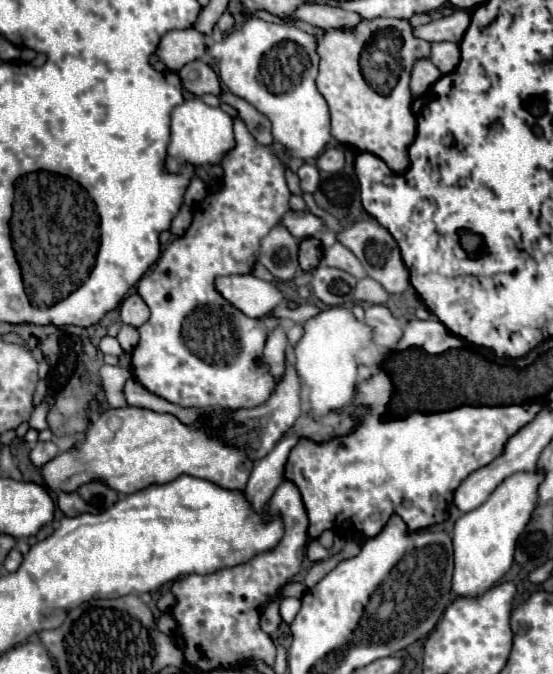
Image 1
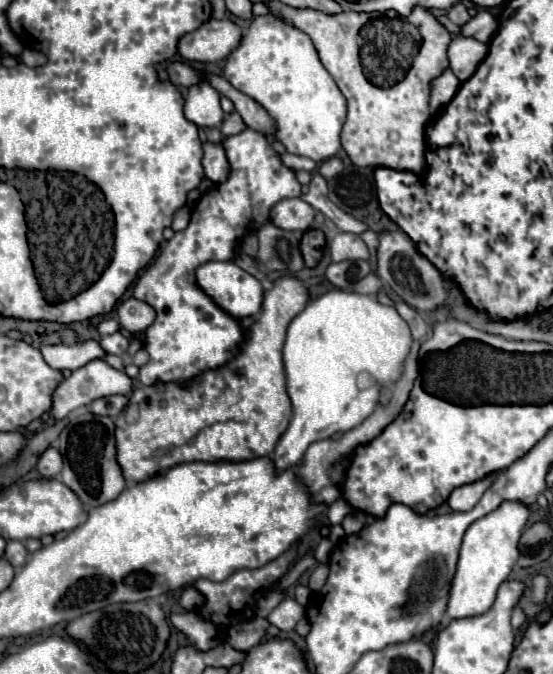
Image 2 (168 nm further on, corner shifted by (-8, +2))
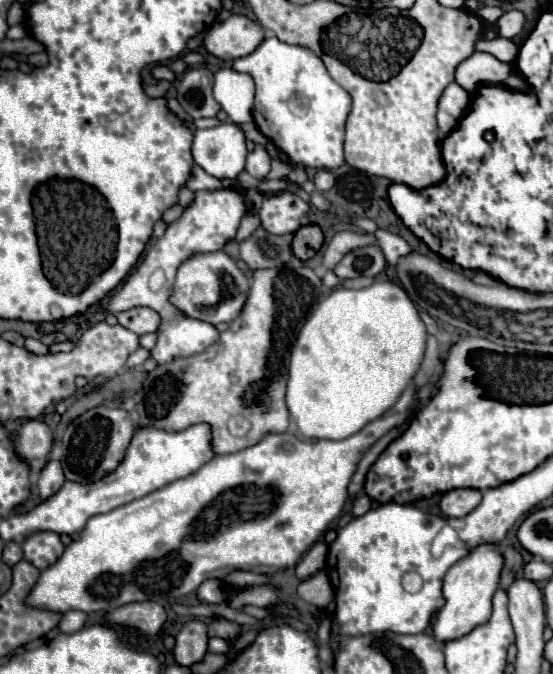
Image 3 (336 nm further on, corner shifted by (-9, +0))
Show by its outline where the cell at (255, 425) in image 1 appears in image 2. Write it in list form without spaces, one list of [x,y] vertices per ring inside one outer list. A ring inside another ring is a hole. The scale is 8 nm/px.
[[[92,360],[86,366],[72,372],[54,392],[52,416],[56,420],[66,418],[72,410],[92,404],[98,398],[132,392],[132,380],[126,372],[108,366],[104,360]]]

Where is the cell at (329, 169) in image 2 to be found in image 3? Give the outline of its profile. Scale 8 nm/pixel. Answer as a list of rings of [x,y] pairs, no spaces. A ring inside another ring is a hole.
[[[319,170],[319,172],[315,174],[313,182],[315,182],[315,188],[317,188],[319,192],[325,192],[325,190],[329,190],[329,188],[335,184],[335,176],[333,176],[333,172],[329,172],[329,170]]]

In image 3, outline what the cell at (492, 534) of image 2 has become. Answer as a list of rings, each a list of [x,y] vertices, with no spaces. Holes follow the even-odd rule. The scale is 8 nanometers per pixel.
[[[485,542],[471,548],[467,556],[463,556],[455,566],[449,568],[445,576],[445,584],[443,584],[445,606],[437,612],[433,622],[435,640],[449,642],[449,640],[461,638],[467,632],[471,632],[475,626],[485,624],[489,620],[491,598],[499,586],[501,570],[503,570],[503,554],[499,550],[499,544],[495,542]]]

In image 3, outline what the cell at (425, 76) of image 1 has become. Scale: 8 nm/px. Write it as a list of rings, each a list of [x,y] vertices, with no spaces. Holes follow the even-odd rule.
[[[451,82],[445,88],[437,106],[437,122],[443,136],[447,136],[455,128],[457,120],[467,112],[469,100],[471,100],[469,92],[463,90],[457,82]]]

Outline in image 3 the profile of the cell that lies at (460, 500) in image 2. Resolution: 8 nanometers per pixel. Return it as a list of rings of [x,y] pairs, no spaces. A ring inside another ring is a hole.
[[[463,488],[463,490],[451,490],[445,492],[441,498],[441,512],[449,518],[461,518],[473,512],[479,506],[481,492],[473,488]]]

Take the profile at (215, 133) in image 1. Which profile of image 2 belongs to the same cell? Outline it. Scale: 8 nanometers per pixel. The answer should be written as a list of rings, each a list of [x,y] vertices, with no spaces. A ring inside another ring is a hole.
[[[196,82],[188,88],[184,116],[198,126],[220,126],[224,120],[224,112],[220,108],[220,94],[208,82]]]

